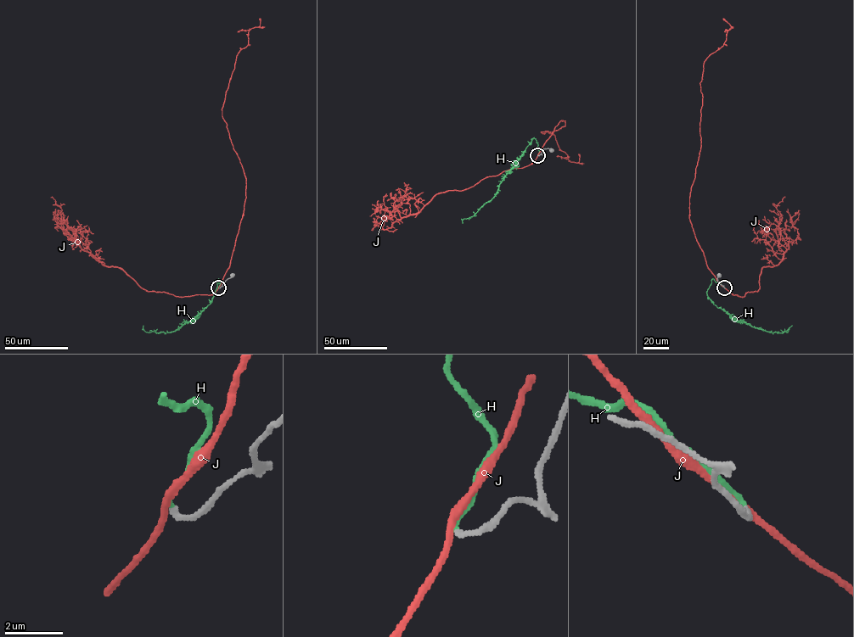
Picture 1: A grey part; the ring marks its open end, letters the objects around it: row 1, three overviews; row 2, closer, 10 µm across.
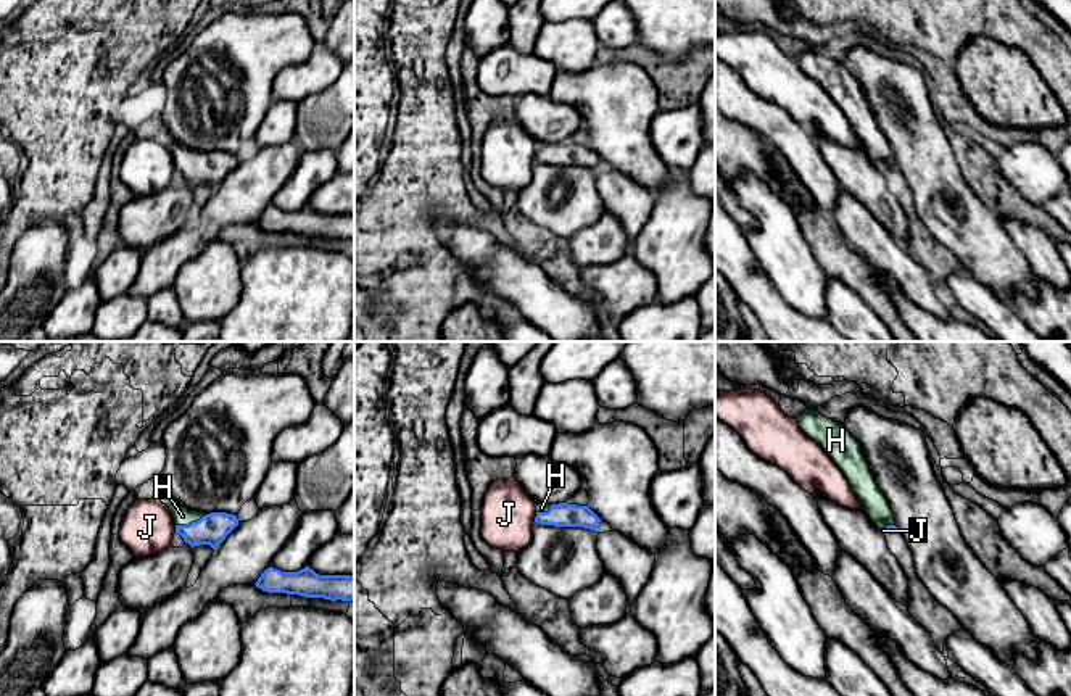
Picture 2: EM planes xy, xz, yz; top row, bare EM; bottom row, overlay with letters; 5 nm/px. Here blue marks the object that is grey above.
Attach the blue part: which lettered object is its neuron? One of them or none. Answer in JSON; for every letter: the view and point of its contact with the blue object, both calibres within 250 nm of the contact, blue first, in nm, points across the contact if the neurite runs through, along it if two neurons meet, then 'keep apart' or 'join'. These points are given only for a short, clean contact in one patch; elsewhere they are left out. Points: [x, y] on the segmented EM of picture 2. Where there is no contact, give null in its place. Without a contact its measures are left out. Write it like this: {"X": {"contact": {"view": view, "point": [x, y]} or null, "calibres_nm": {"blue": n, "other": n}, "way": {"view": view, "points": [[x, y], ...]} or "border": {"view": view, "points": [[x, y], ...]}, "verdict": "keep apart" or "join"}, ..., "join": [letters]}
{"H": {"contact": {"view": "xy", "point": [192, 522]}, "calibres_nm": {"blue": 160, "other": 90}, "way": {"view": "xy", "points": [[211, 529], [198, 529], [192, 522], [182, 516]]}, "verdict": "join"}, "J": {"contact": {"view": "xz", "point": [535, 517]}, "calibres_nm": {"blue": 120, "other": 280}, "border": {"view": "xz", "points": [[537, 513], [535, 522]]}, "verdict": "keep apart"}, "join": ["H"]}

